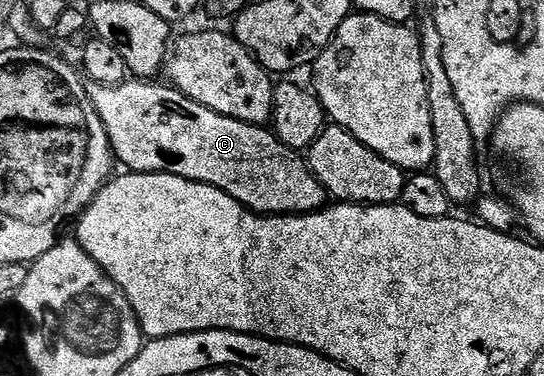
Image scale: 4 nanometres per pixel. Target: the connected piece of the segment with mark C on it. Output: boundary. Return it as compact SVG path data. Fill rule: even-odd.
M131 78L112 88L105 88L92 80L86 81L87 93L101 118L114 159L118 163L120 160L125 166L124 169L133 172L168 172L186 180L208 184L260 214L285 216L318 212L328 203L327 192L319 179L311 173L306 159L292 148L283 145L275 137L274 131L258 124L246 124L217 114L193 102L178 88L166 83L155 83L159 82Z

